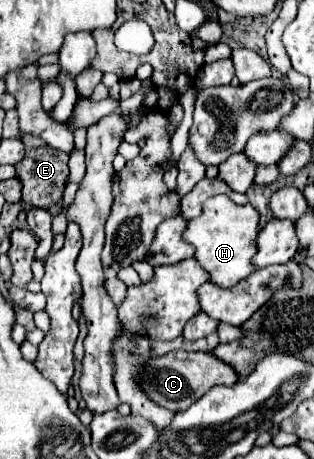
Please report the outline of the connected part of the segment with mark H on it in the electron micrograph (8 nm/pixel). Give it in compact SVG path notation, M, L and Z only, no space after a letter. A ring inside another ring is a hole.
M222 194L204 202L204 212L198 218L188 220L182 238L196 248L194 258L208 272L212 284L220 288L230 288L254 272L252 258L256 254L258 220L260 214L250 204L238 206Z

